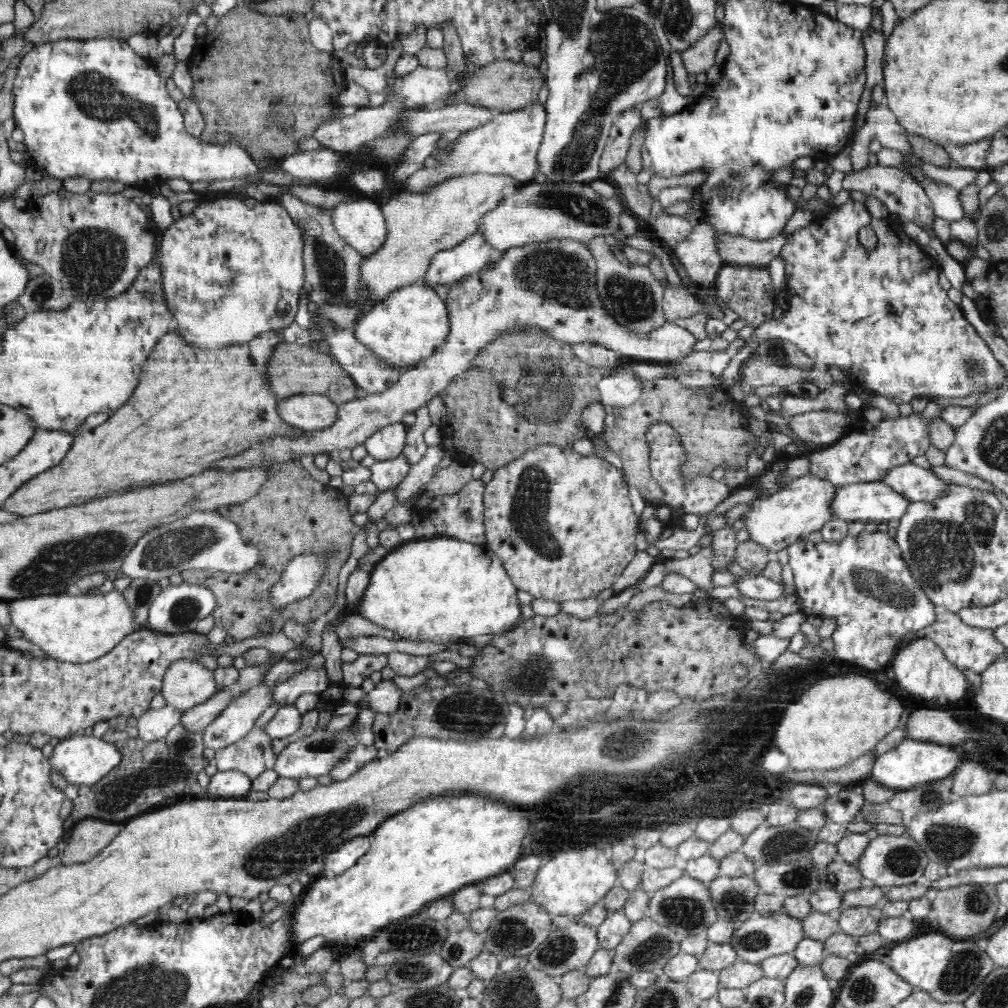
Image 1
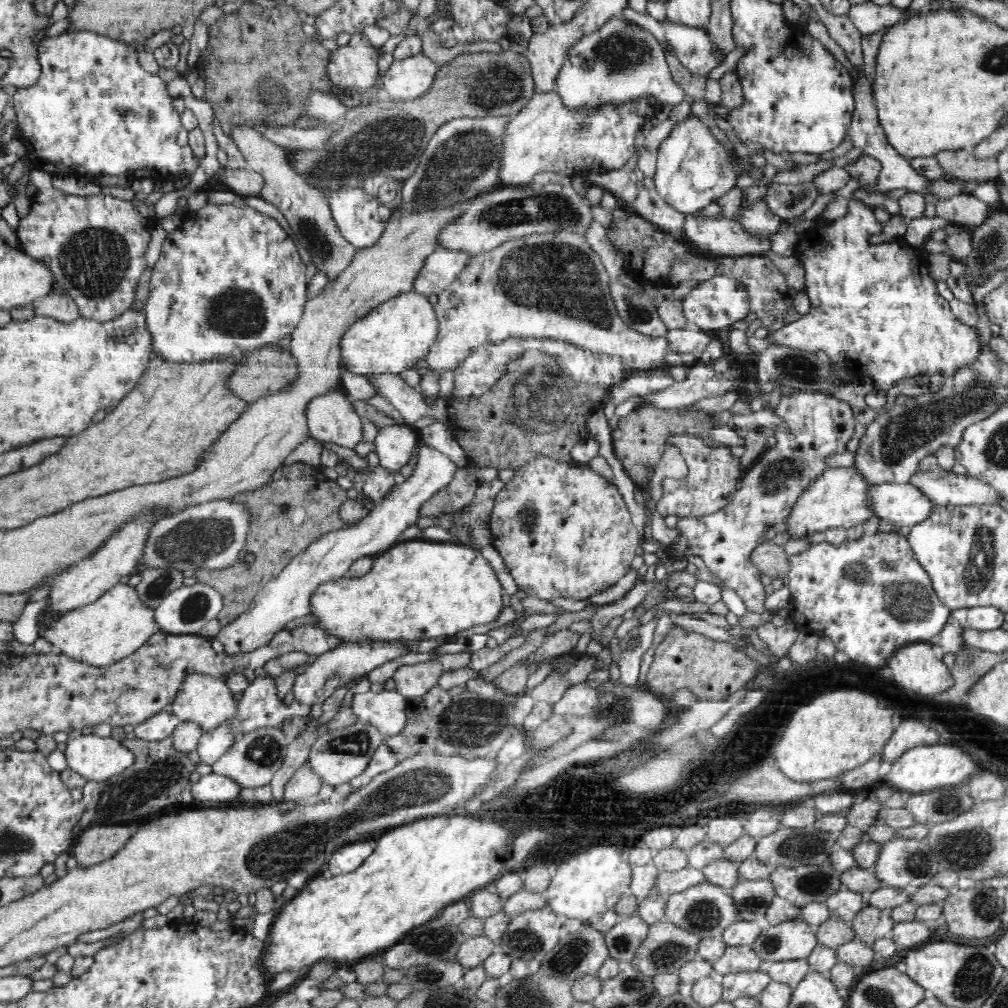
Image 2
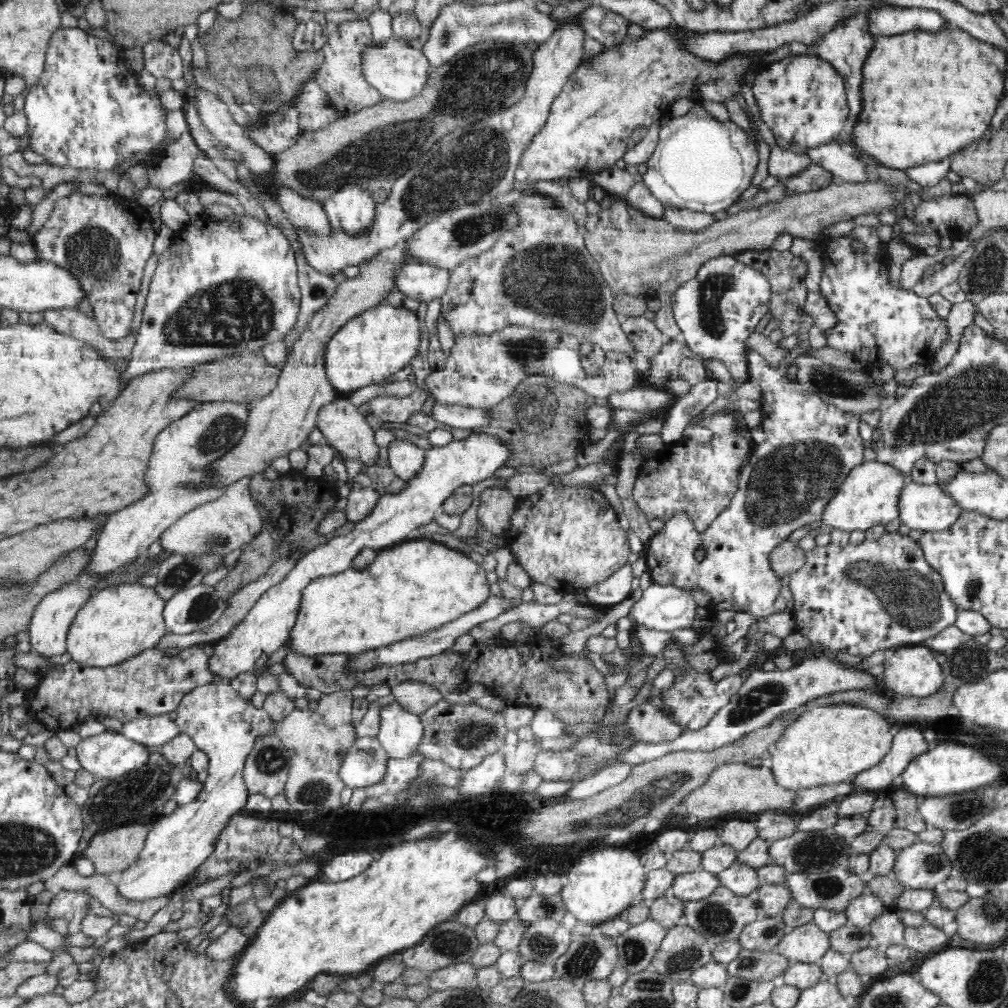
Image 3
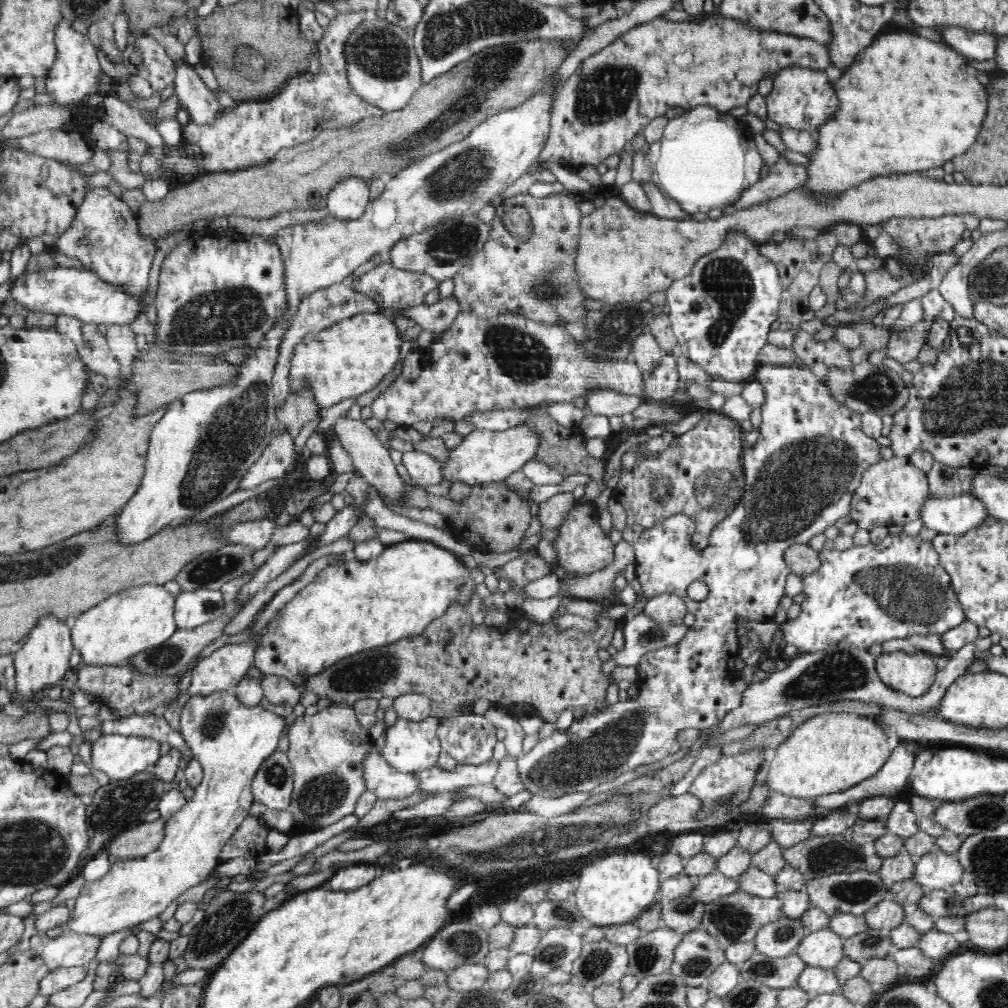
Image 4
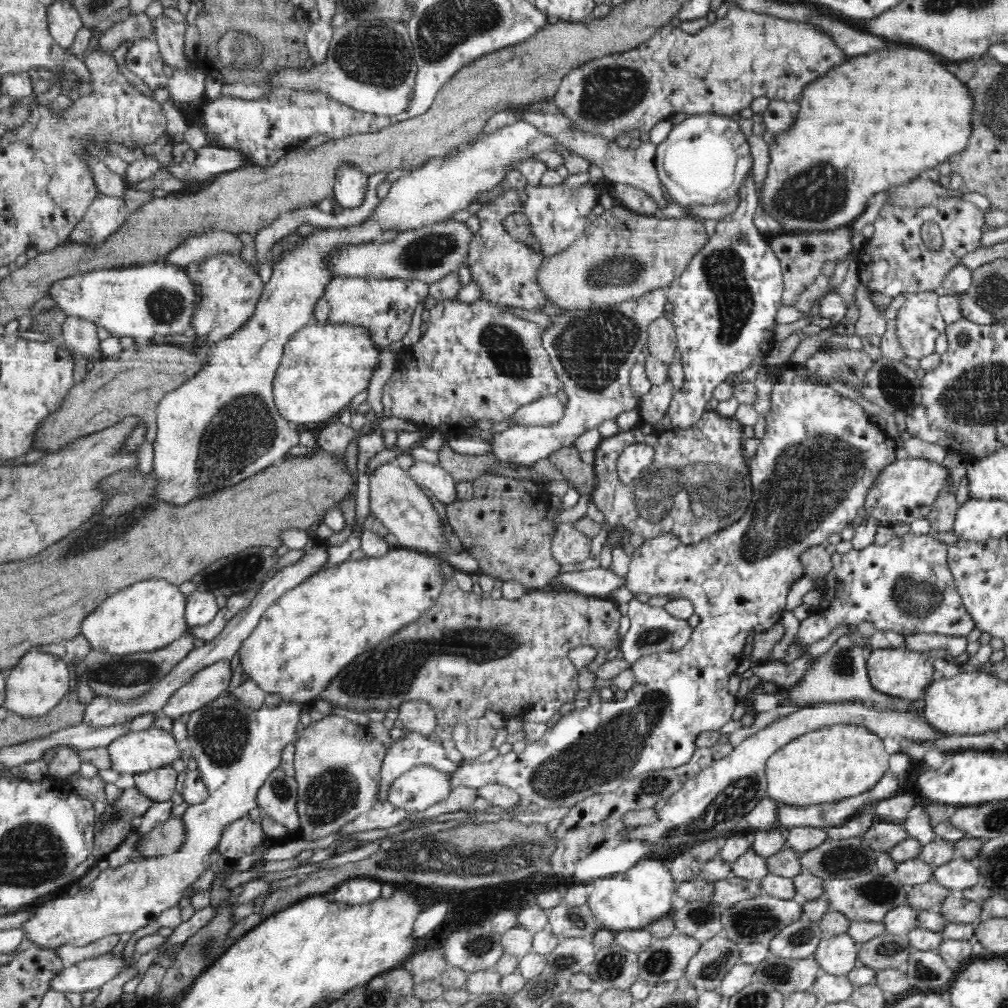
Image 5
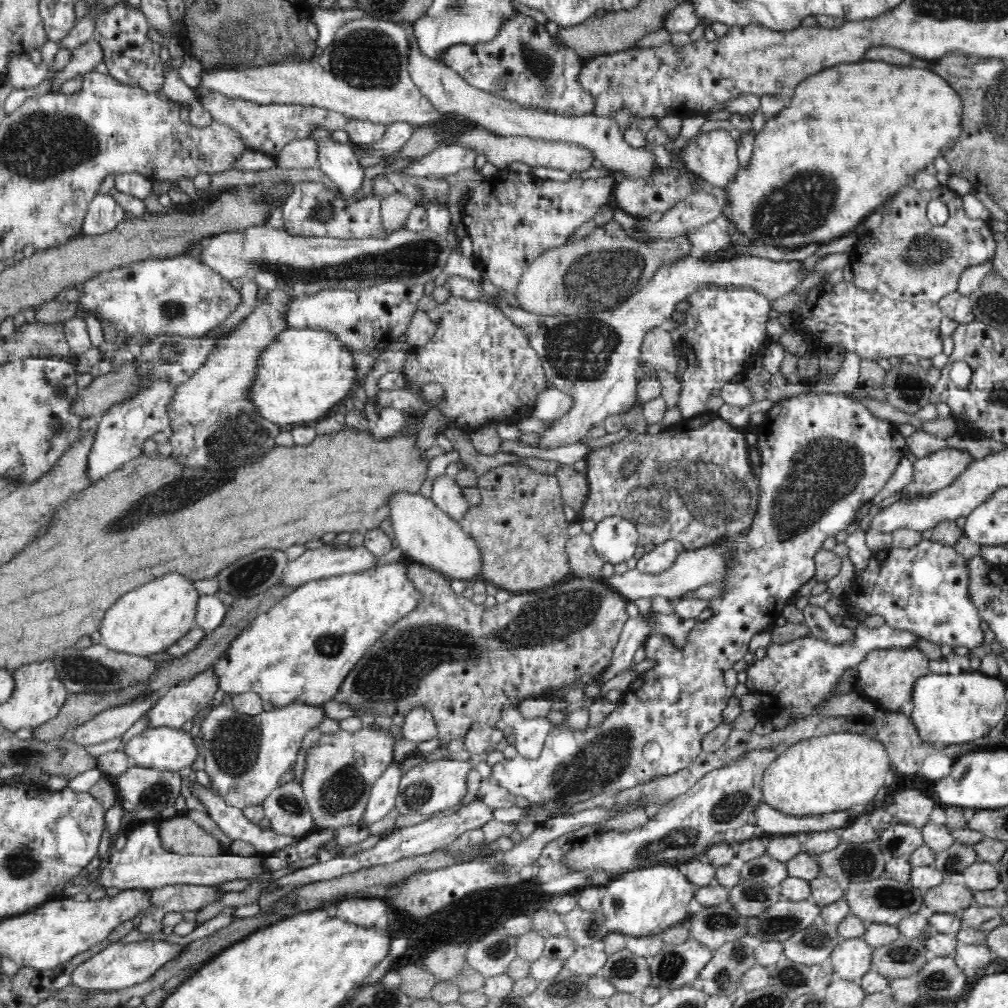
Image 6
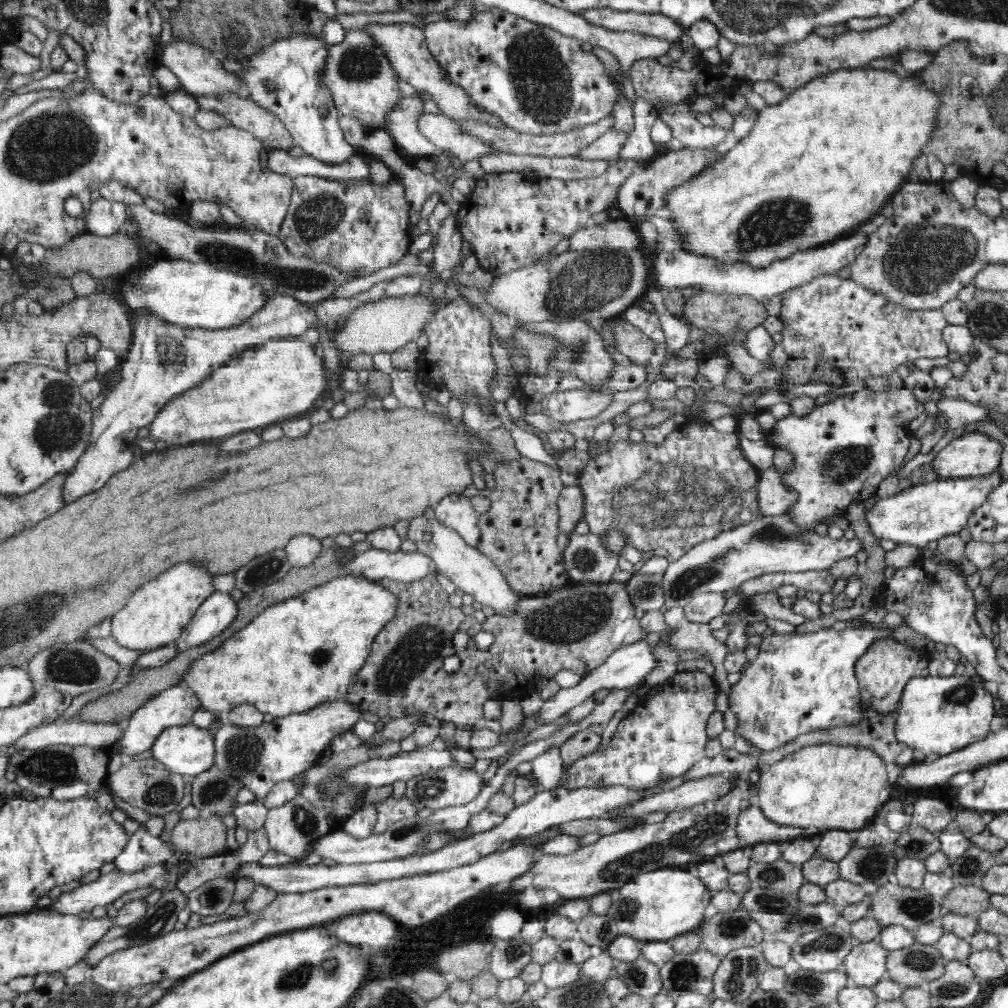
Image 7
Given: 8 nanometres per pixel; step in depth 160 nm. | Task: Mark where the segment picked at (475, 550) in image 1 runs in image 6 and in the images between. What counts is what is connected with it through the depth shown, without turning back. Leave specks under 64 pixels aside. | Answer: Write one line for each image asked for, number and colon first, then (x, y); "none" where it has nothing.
2: (418, 589)
3: (417, 586)
4: (355, 606)
5: (309, 634)
6: (300, 651)

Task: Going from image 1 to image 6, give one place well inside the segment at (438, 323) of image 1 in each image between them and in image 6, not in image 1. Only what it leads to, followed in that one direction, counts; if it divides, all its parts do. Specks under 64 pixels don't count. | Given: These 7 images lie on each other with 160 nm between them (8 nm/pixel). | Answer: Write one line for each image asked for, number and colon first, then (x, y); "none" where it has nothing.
2: (393, 337)
3: (368, 349)
4: (353, 356)
5: (324, 366)
6: (302, 377)

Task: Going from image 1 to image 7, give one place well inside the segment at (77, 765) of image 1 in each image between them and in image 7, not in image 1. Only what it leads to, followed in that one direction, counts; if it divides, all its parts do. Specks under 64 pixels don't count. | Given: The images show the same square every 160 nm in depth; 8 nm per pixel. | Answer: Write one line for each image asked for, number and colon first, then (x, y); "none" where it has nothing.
2: (95, 758)
3: (108, 755)
4: (119, 757)
5: (142, 751)
6: (166, 749)
7: (188, 750)

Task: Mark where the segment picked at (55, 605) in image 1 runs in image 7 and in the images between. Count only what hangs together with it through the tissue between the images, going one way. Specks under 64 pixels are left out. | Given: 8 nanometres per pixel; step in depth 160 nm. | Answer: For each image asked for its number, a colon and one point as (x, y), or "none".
2: (100, 633)
3: (120, 620)
4: (108, 634)
5: (150, 615)
6: (148, 620)
7: (157, 613)

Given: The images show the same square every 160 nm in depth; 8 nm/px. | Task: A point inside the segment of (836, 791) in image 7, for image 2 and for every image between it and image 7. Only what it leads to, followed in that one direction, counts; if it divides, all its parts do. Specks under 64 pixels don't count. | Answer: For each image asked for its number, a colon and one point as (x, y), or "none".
2: (833, 733)
3: (827, 744)
4: (831, 751)
5: (833, 762)
6: (845, 771)

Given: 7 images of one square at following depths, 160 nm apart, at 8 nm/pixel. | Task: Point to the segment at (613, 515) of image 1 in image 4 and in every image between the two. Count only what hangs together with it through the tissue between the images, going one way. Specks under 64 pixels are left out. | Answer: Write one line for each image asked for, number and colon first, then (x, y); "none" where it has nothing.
2: (563, 531)
3: (568, 538)
4: (581, 547)

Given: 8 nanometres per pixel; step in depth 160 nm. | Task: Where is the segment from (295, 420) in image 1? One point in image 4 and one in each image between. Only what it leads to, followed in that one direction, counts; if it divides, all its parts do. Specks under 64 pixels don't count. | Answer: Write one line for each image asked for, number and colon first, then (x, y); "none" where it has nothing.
2: (330, 417)
3: (343, 427)
4: (370, 458)

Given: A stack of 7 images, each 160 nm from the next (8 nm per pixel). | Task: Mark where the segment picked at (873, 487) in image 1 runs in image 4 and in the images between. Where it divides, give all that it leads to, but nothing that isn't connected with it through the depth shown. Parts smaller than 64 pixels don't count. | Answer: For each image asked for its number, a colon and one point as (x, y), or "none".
2: (902, 504)
3: (923, 507)
4: (954, 515)

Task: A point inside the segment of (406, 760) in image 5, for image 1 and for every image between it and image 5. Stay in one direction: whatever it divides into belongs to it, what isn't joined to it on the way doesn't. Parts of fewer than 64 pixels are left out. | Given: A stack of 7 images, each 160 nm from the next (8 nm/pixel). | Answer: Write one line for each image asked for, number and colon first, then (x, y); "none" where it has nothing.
1: (385, 696)
2: (386, 710)
3: (400, 730)
4: (411, 746)

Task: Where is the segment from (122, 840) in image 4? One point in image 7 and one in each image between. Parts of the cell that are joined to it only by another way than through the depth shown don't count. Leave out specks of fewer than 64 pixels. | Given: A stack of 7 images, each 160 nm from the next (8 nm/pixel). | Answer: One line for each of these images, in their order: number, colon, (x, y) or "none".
5: (167, 837)
6: (180, 835)
7: (206, 836)

